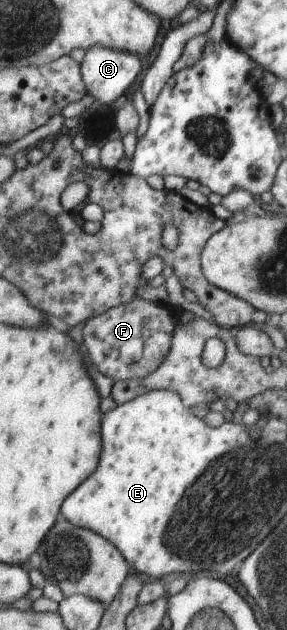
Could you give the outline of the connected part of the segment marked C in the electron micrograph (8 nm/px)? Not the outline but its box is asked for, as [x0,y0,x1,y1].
[80,45,142,105]

